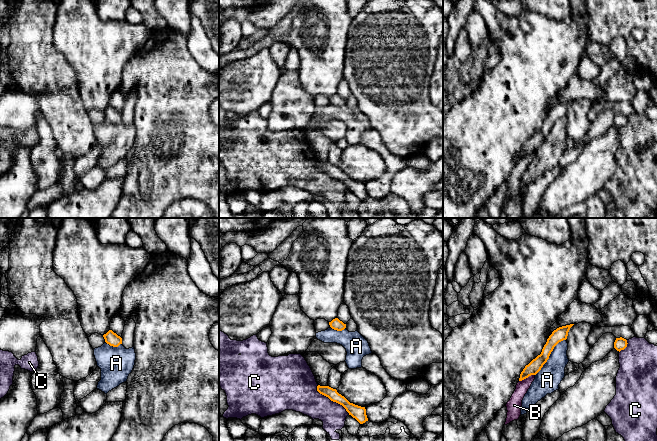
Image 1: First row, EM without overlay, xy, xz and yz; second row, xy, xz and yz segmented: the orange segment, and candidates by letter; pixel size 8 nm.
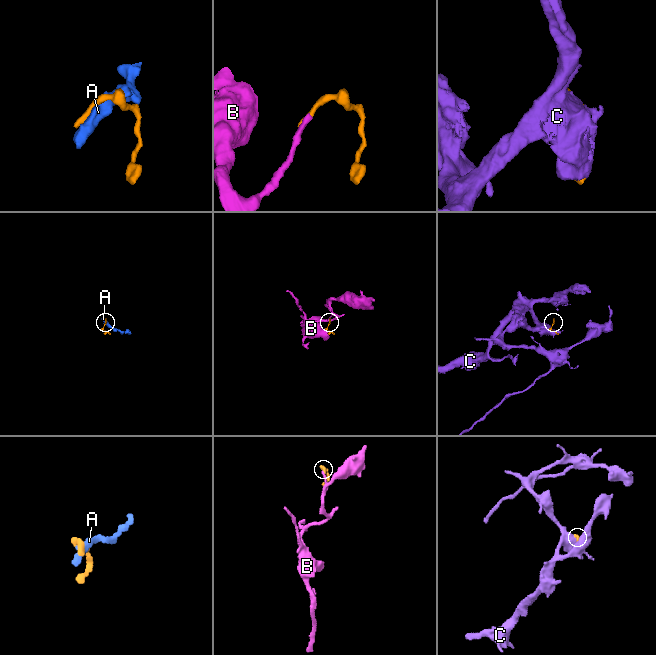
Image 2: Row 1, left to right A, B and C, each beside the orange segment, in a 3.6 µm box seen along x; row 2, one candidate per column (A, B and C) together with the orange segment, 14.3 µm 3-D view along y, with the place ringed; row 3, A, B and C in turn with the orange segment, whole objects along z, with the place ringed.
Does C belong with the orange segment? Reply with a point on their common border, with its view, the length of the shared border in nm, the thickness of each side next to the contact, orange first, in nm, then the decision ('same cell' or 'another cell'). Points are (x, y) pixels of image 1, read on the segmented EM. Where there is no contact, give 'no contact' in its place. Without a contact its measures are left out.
contact xz (332, 400); length 360 nm; calibres 110 and 260 nm; another cell

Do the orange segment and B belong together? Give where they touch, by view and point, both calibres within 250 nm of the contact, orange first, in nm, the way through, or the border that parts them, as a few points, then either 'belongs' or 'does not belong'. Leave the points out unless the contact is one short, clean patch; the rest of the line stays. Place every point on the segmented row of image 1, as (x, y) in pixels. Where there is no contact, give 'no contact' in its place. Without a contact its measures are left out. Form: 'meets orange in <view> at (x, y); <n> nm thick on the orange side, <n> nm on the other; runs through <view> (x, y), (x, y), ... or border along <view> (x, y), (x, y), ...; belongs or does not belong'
meets orange in yz at (526, 377); 100 nm thick on the orange side, 120 nm on the other; border along yz (534, 374), (519, 381); does not belong

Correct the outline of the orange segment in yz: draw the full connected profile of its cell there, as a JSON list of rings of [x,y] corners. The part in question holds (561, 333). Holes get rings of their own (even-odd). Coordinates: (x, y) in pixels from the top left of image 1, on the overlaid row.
[[[574,324],[562,326],[552,332],[552,334],[547,339],[547,342],[544,345],[541,354],[538,355],[528,365],[525,366],[525,368],[520,374],[519,381],[524,380],[531,375],[536,375],[541,370],[543,365],[549,359],[549,356],[551,352],[553,351],[554,347],[559,342],[567,339],[568,332],[573,325]]]

